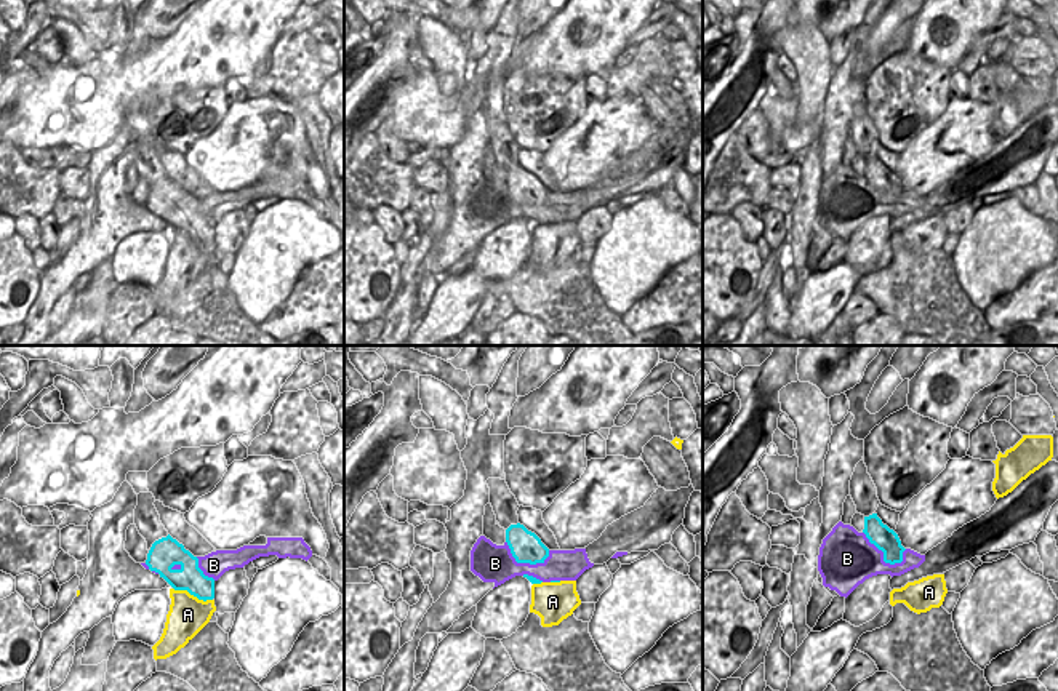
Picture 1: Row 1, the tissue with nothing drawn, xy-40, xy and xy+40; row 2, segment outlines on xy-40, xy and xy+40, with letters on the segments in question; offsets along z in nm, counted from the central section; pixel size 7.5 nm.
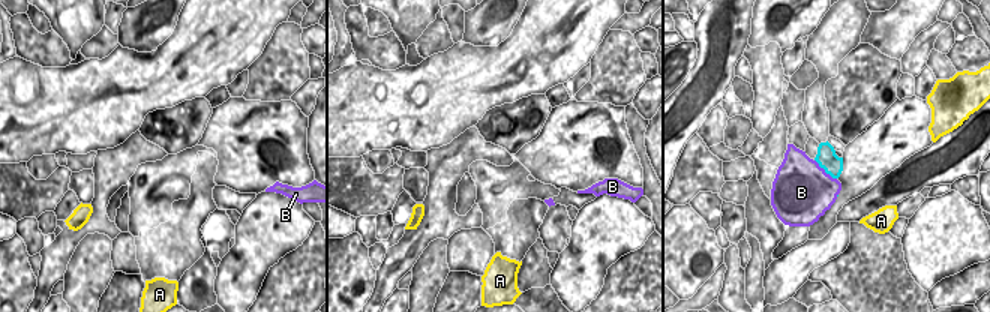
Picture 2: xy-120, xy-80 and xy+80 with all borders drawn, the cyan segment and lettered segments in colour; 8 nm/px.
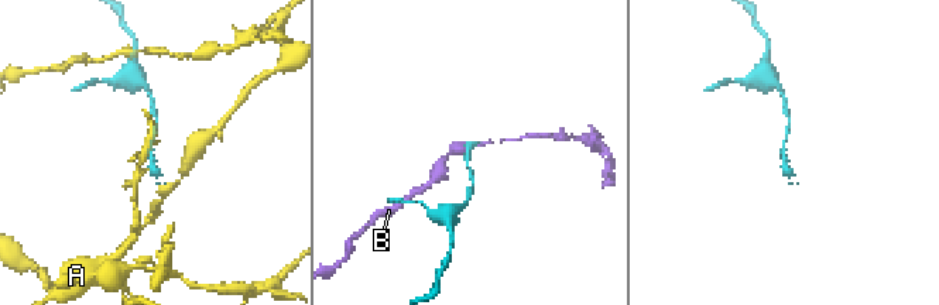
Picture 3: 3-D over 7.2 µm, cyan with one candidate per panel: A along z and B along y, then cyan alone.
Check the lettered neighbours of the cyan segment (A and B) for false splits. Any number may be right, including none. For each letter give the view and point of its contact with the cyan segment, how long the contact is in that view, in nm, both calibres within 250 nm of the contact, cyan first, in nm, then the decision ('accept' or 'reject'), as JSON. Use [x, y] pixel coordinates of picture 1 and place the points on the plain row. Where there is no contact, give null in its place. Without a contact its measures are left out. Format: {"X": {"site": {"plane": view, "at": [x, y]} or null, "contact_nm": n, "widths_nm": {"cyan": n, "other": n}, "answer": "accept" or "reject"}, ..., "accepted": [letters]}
{"A": {"site": {"plane": "xy-40", "at": [192, 235]}, "contact_nm": 320, "widths_nm": {"cyan": 200, "other": 300}, "answer": "reject"}, "B": {"site": {"plane": "xy+40", "at": [884, 197]}, "contact_nm": 380, "widths_nm": {"cyan": 180, "other": 380}, "answer": "reject"}, "accepted": []}

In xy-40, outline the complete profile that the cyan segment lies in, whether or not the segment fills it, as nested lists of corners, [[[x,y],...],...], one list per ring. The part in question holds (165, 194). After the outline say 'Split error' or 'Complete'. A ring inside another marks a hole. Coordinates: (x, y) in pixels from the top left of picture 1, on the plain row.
[[[170,176],[152,186],[146,206],[174,232],[187,232],[203,243],[214,240],[214,221],[205,218],[198,210],[198,200]]]. Complete.

